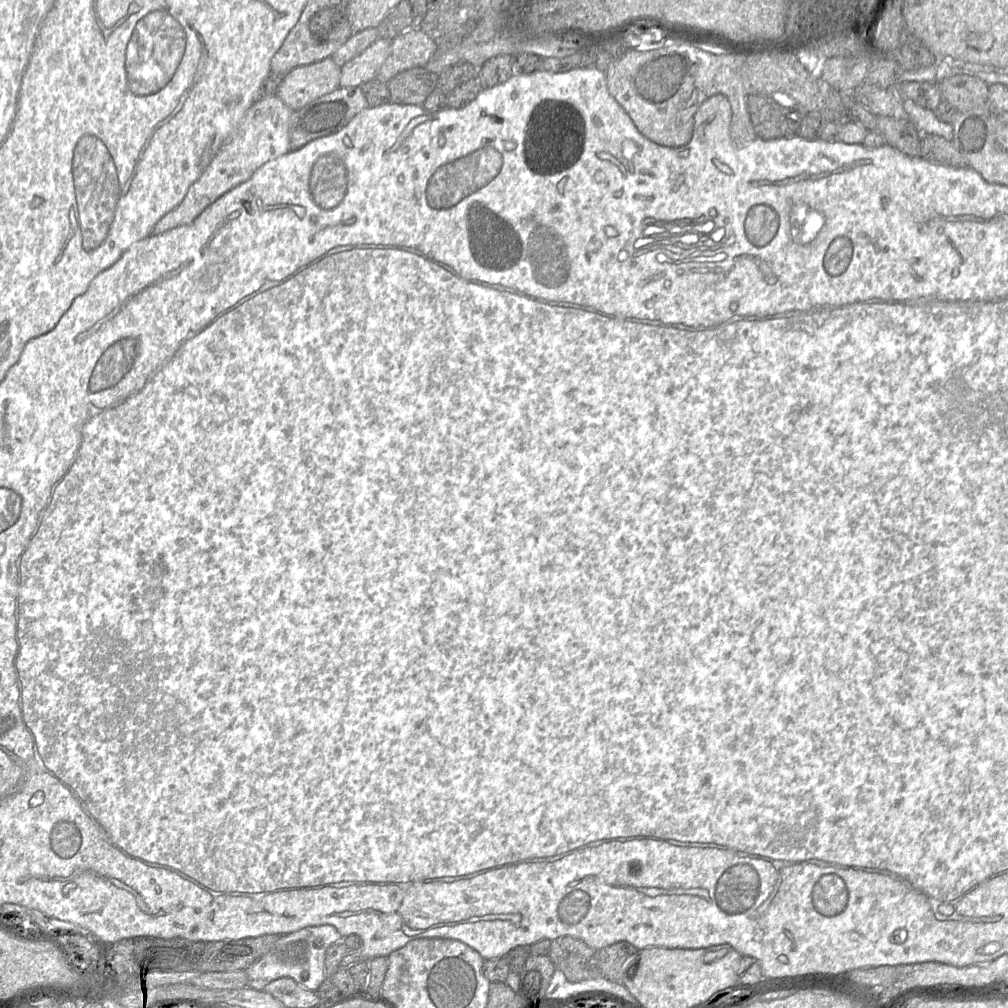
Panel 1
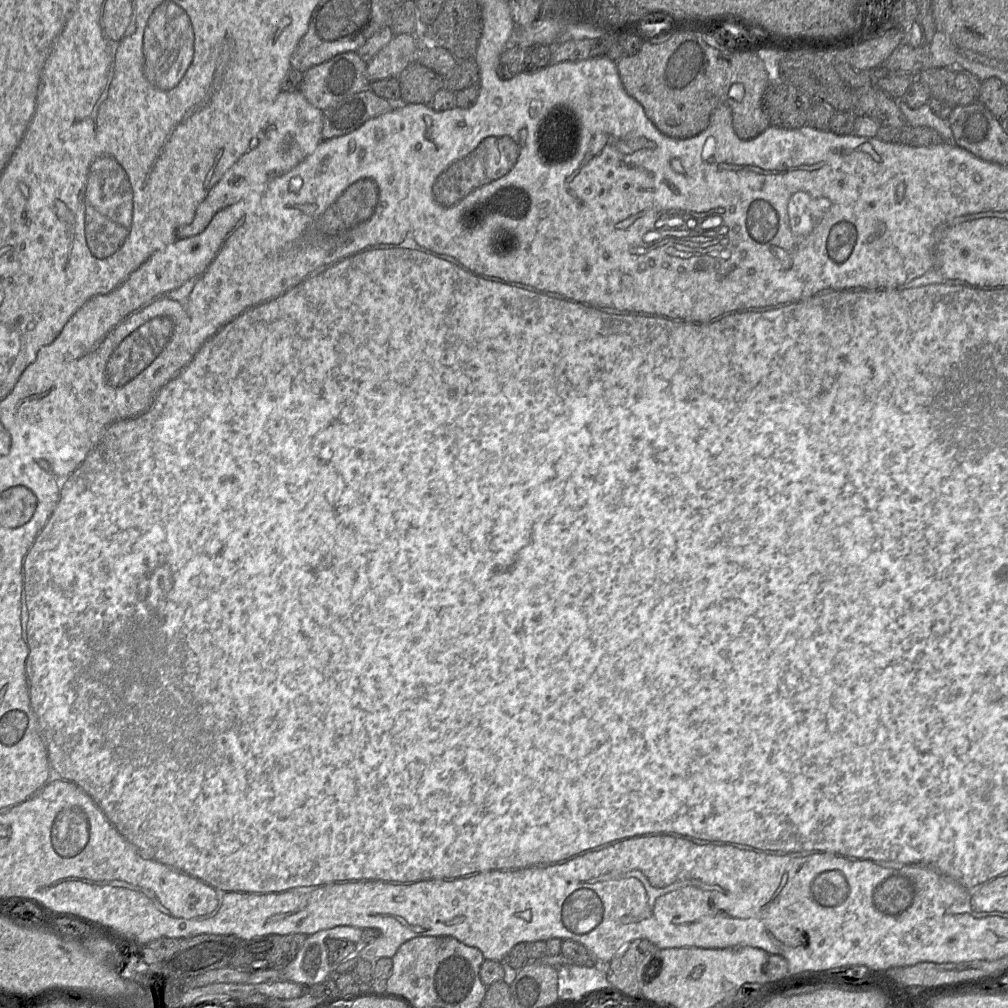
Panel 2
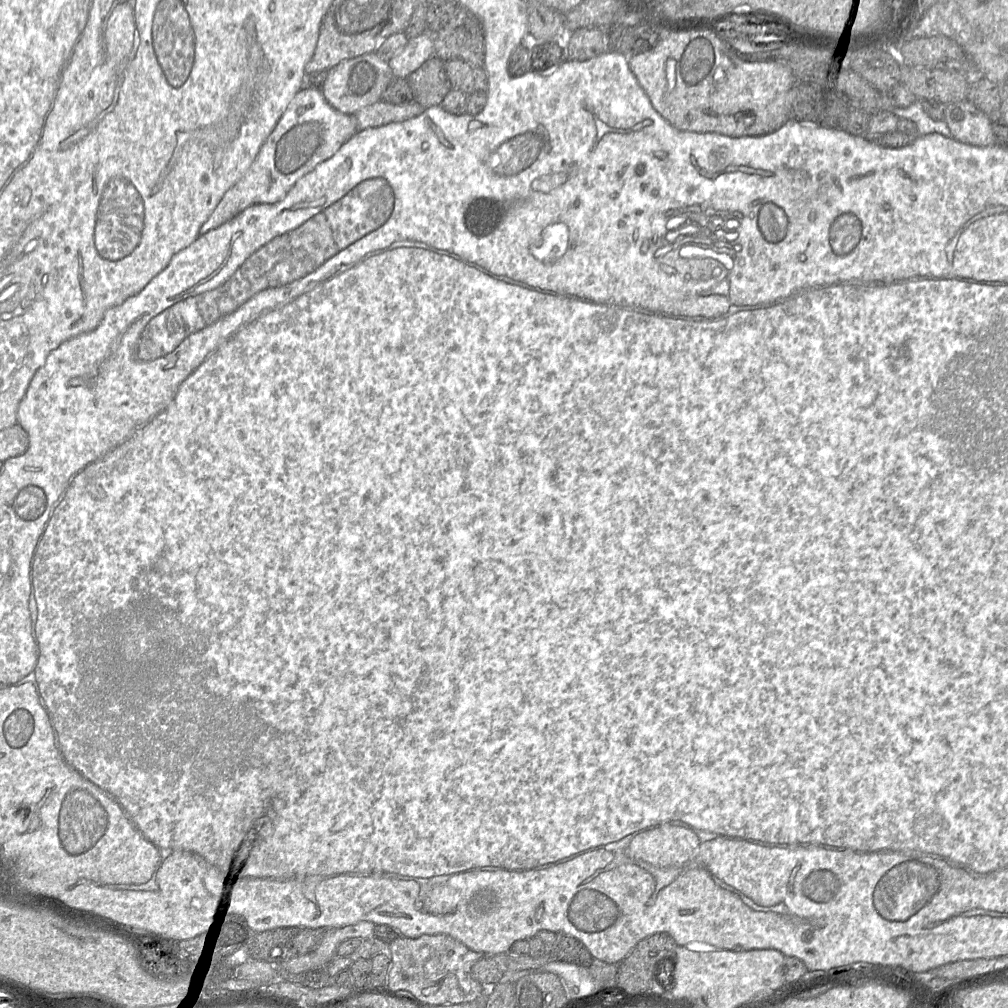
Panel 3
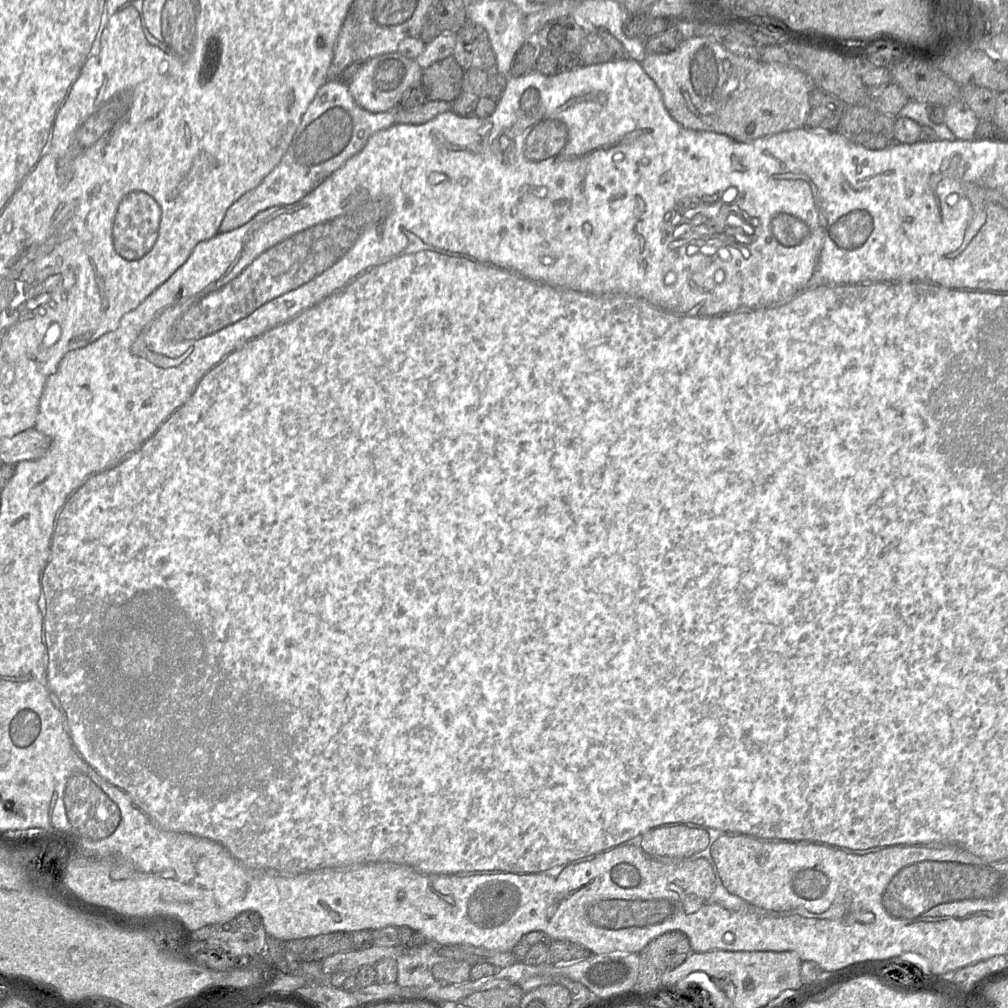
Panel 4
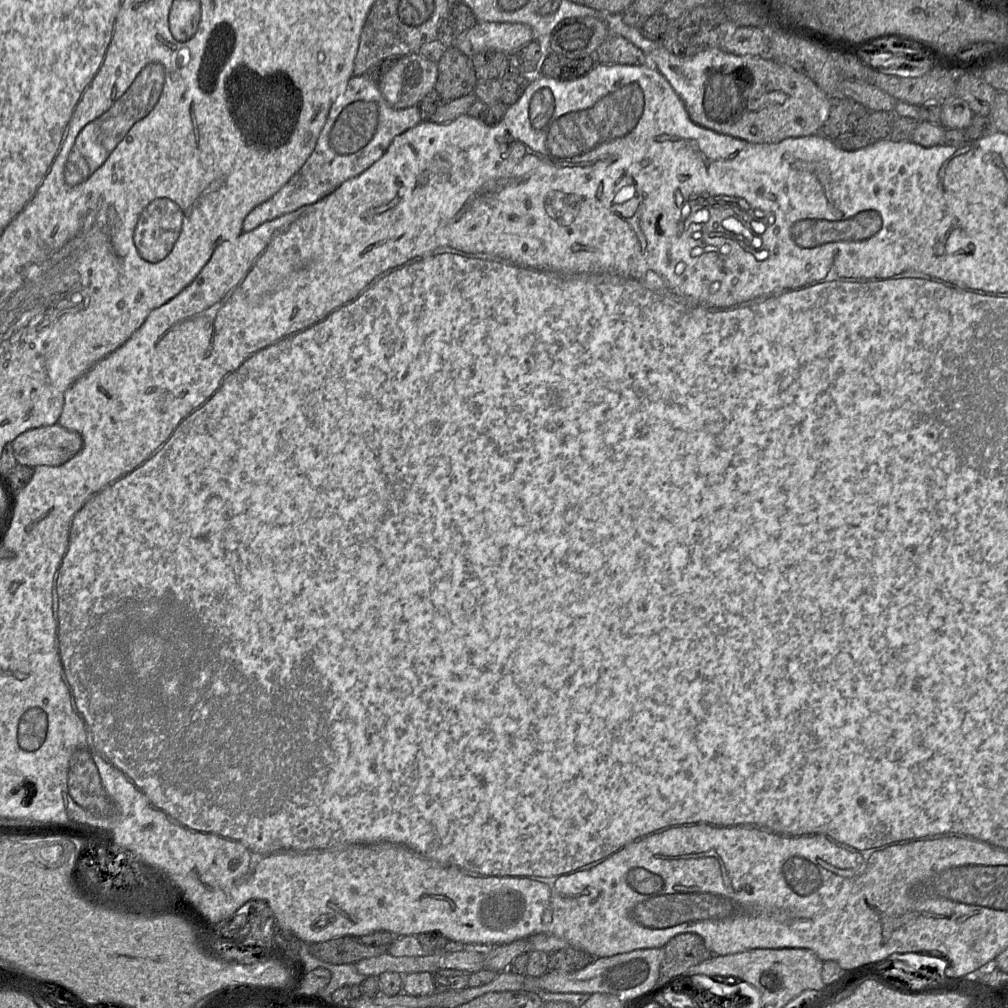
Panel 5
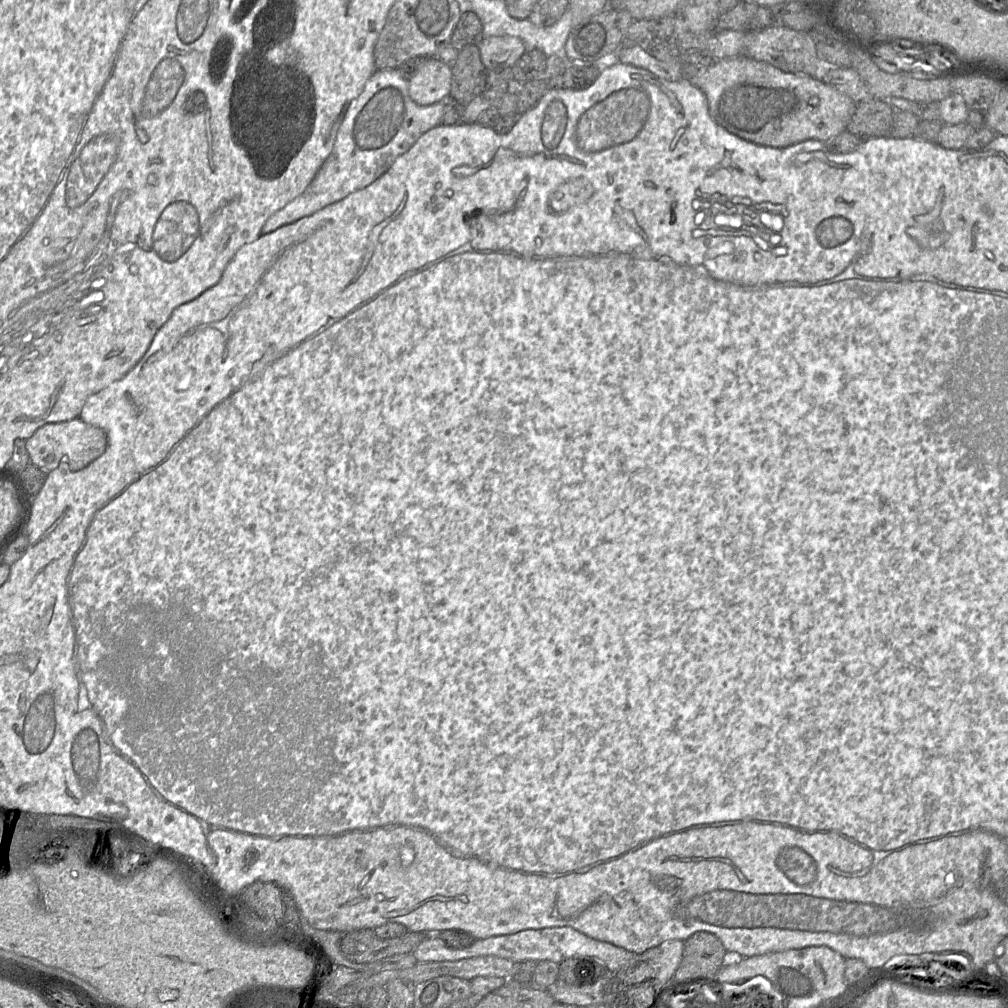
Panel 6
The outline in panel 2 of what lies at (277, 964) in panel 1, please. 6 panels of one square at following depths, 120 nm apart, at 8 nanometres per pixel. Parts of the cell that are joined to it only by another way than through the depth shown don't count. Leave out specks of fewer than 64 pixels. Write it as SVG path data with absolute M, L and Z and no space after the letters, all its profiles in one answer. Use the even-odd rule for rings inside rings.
M336 926L309 935L295 957L283 968L283 979L304 987L319 984L332 976L329 963L328 940L349 940L360 946L362 929Z

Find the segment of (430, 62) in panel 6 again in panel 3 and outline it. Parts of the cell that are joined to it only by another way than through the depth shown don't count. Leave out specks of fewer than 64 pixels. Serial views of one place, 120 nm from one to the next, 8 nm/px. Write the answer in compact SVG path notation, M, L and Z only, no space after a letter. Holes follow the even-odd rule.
M372 52L340 62L327 70L321 76L321 82L315 86L320 88L324 98L334 109L345 114L354 114L361 108L380 101L393 79L388 61Z

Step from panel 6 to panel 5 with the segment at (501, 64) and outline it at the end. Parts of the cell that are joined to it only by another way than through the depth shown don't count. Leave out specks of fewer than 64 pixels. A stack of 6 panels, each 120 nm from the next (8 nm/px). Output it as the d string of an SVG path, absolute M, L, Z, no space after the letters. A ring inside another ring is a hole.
M476 23L470 29L456 35L452 47L470 58L488 50L509 55L534 40L532 29L525 24Z

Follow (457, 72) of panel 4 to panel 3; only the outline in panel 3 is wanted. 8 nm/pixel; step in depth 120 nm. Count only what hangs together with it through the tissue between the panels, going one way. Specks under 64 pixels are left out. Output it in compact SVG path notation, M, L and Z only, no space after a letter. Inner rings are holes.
M436 56L429 58L405 79L412 90L413 101L424 108L440 105L452 89L445 62Z

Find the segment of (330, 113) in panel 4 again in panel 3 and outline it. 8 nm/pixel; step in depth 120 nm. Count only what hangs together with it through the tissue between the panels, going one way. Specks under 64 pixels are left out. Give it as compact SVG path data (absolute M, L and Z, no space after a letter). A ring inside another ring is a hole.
M304 86L289 103L250 168L225 193L202 225L201 235L228 222L252 205L281 201L300 178L311 172L319 163L332 157L358 131L353 114L334 109L326 101L319 87Z

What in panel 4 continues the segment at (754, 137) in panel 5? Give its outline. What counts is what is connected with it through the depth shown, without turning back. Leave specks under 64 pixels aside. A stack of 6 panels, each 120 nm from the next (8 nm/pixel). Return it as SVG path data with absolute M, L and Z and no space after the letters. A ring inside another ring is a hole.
M706 38L688 39L667 54L648 54L641 65L659 88L671 117L687 129L711 131L748 142L806 127L809 98L815 87L810 77L795 67L740 57Z

